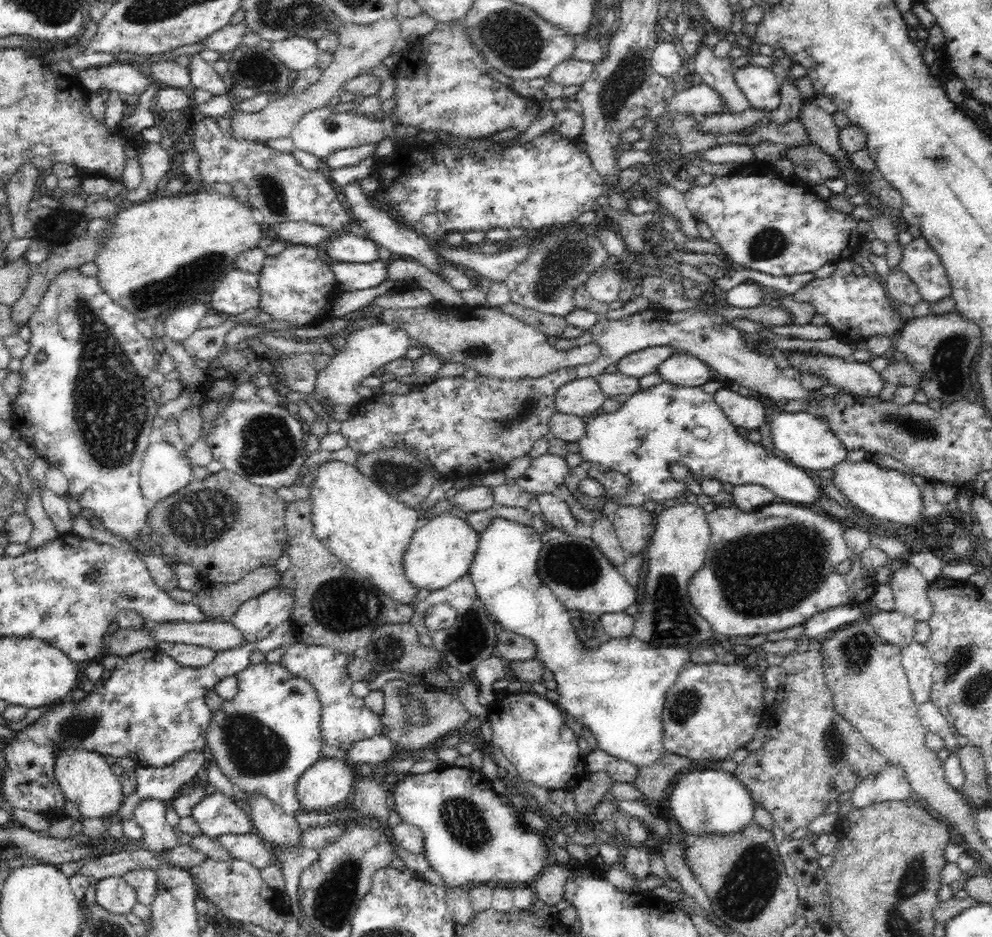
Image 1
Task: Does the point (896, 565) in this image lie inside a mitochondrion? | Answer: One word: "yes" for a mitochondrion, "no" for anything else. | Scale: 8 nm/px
no

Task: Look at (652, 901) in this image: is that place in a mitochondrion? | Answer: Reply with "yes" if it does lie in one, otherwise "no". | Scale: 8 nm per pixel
no

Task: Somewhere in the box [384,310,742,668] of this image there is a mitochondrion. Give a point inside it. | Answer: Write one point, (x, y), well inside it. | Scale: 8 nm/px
(672, 620)

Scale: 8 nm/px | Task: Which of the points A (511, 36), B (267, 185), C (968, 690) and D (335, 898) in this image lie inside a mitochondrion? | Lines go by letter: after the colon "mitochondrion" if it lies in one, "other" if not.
A: mitochondrion
B: mitochondrion
C: mitochondrion
D: mitochondrion

